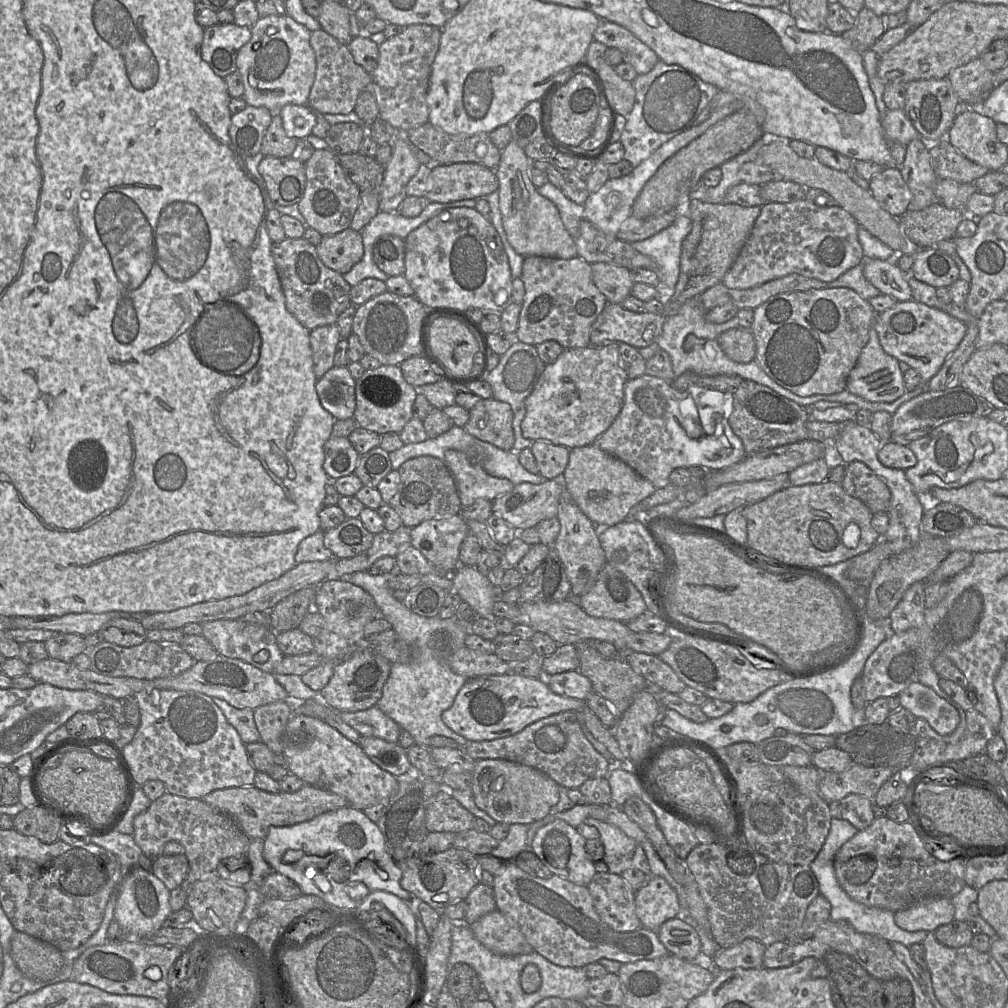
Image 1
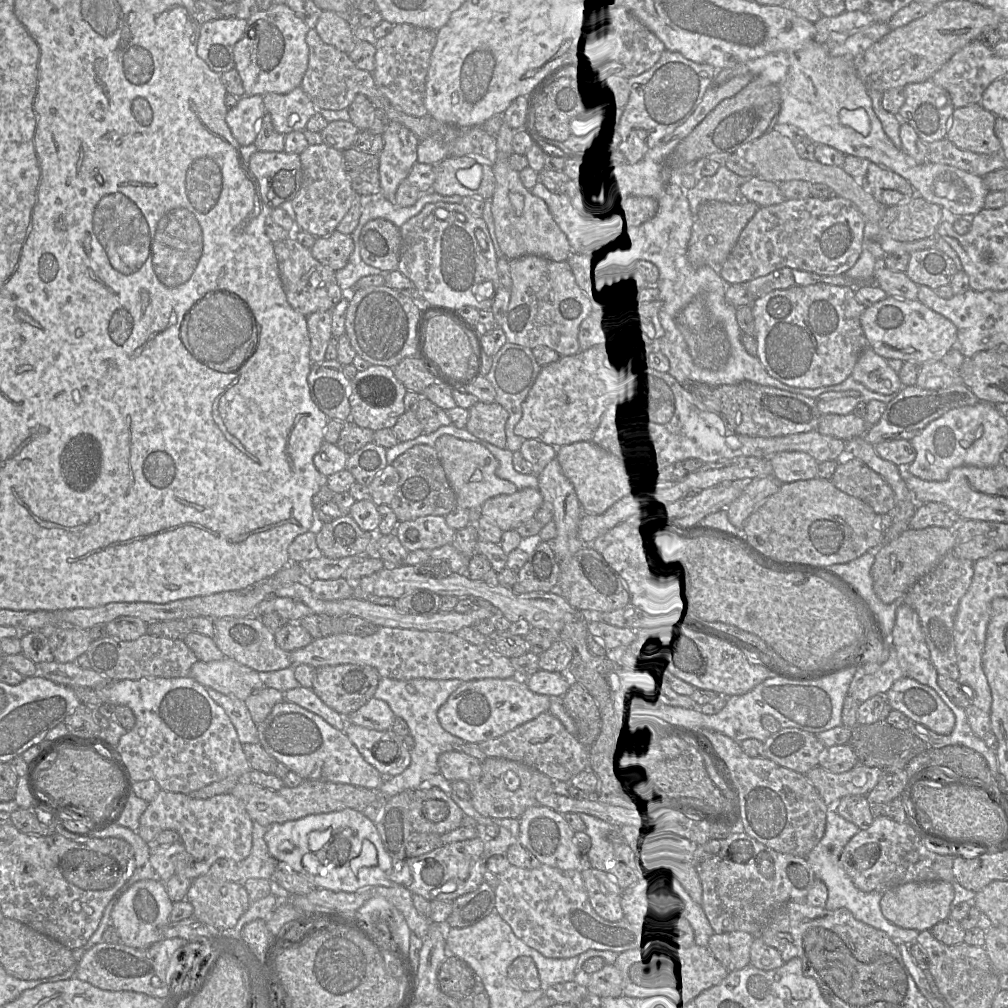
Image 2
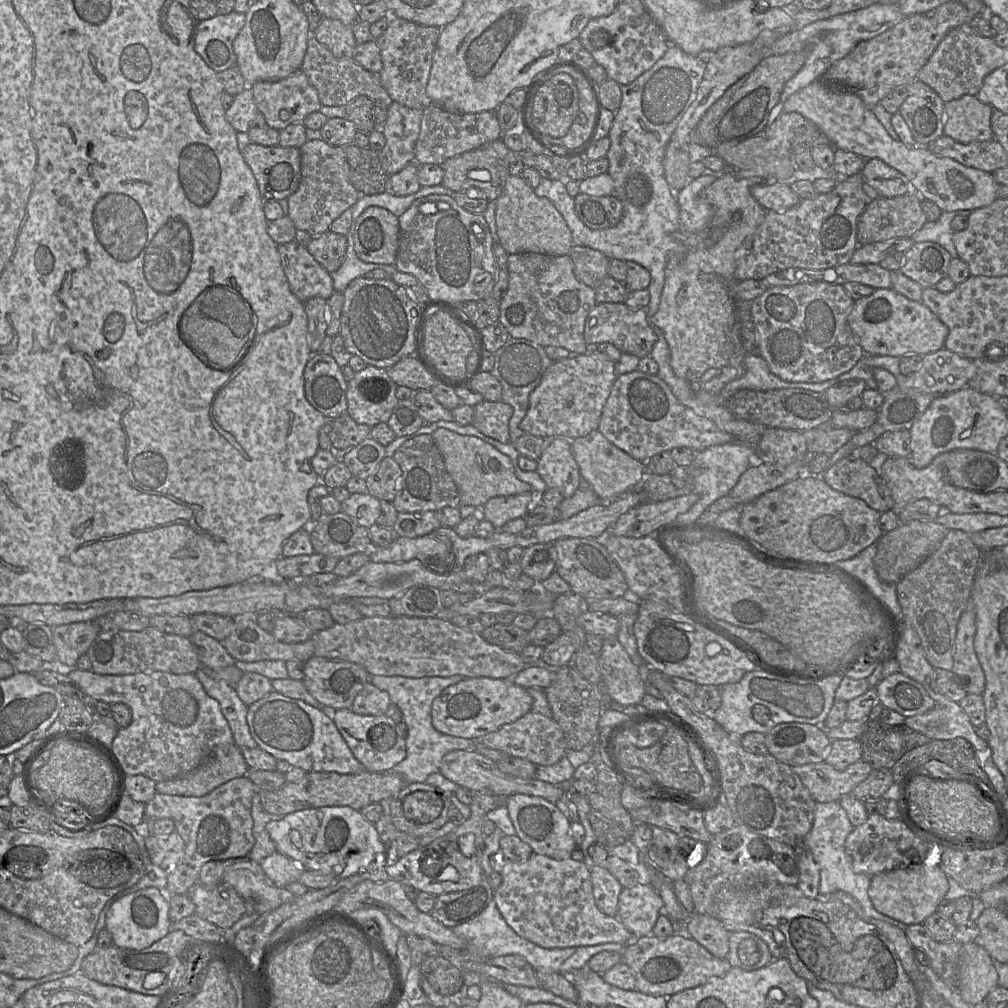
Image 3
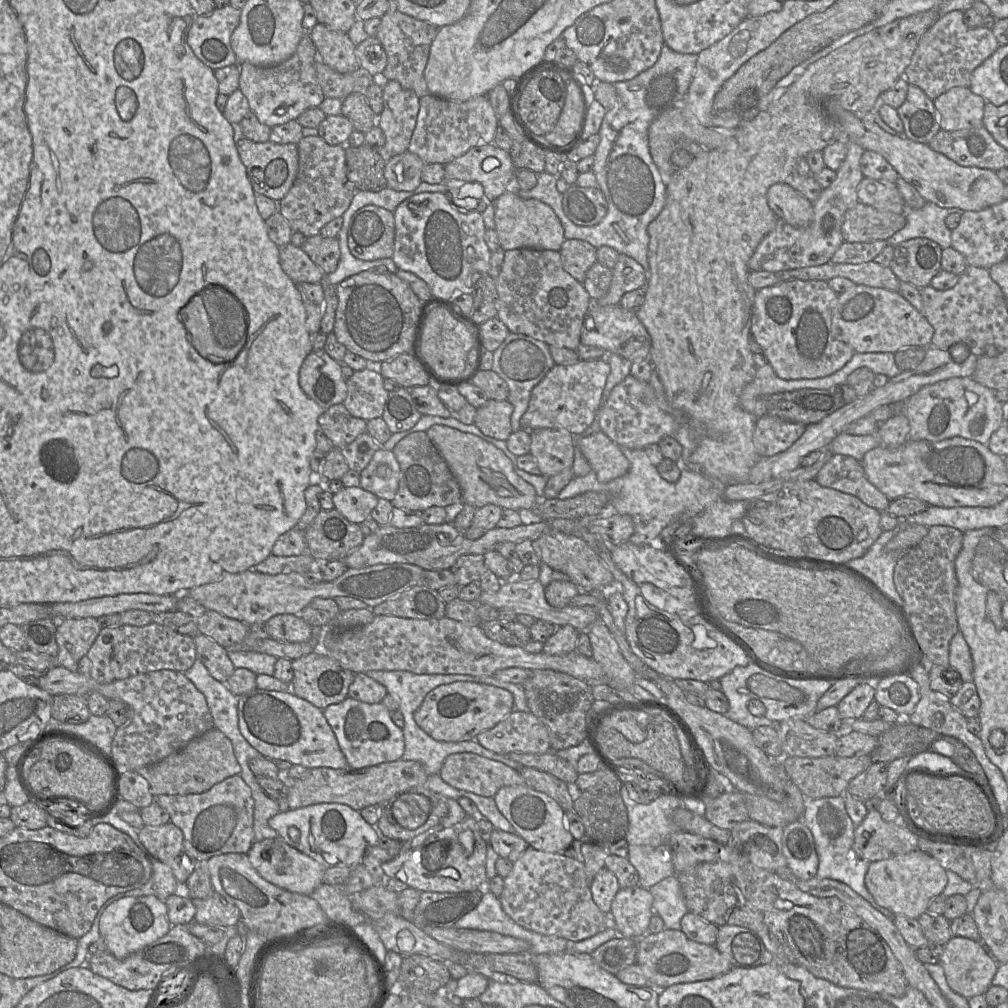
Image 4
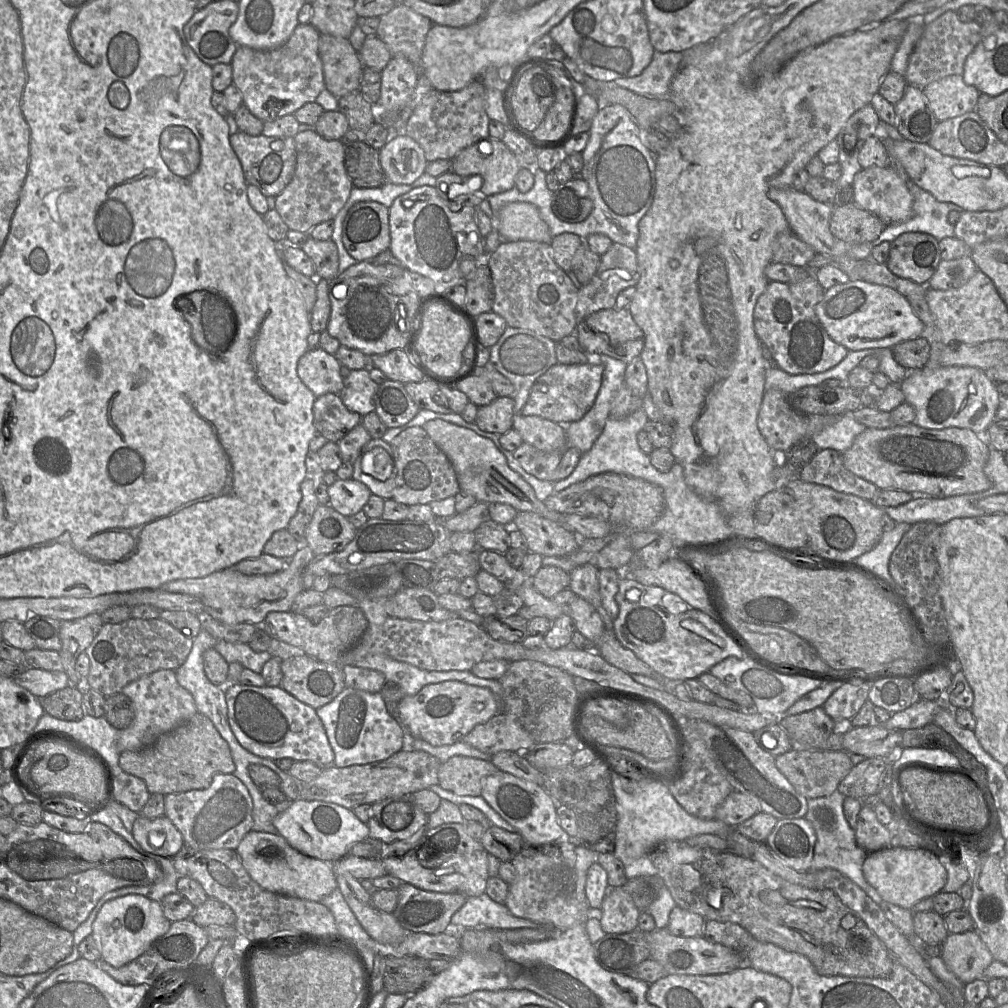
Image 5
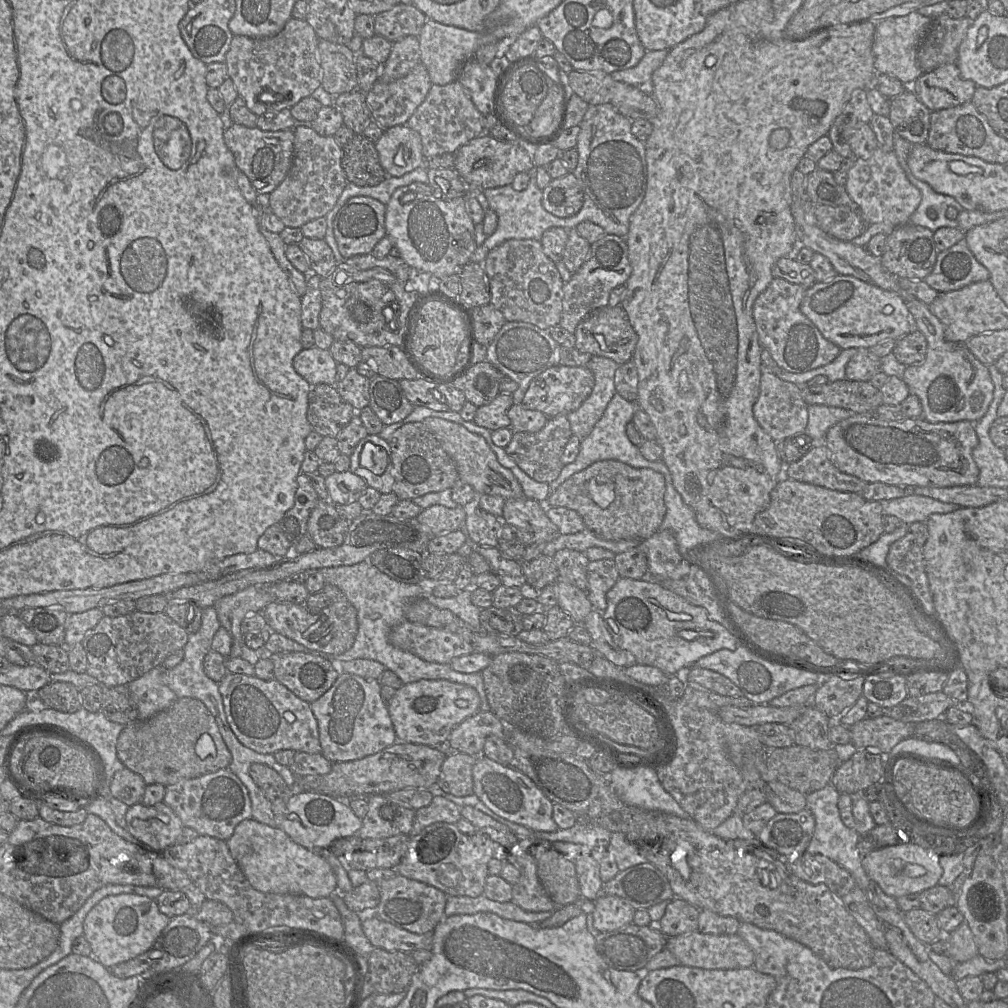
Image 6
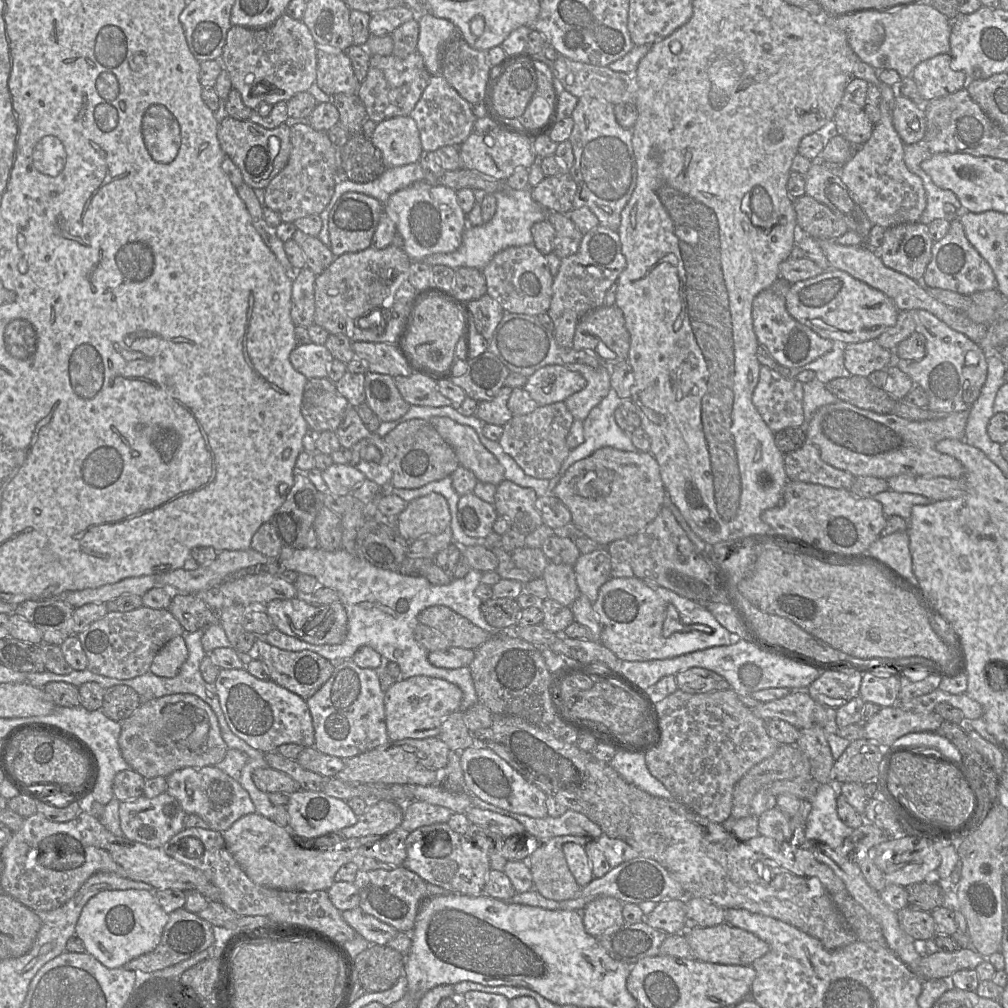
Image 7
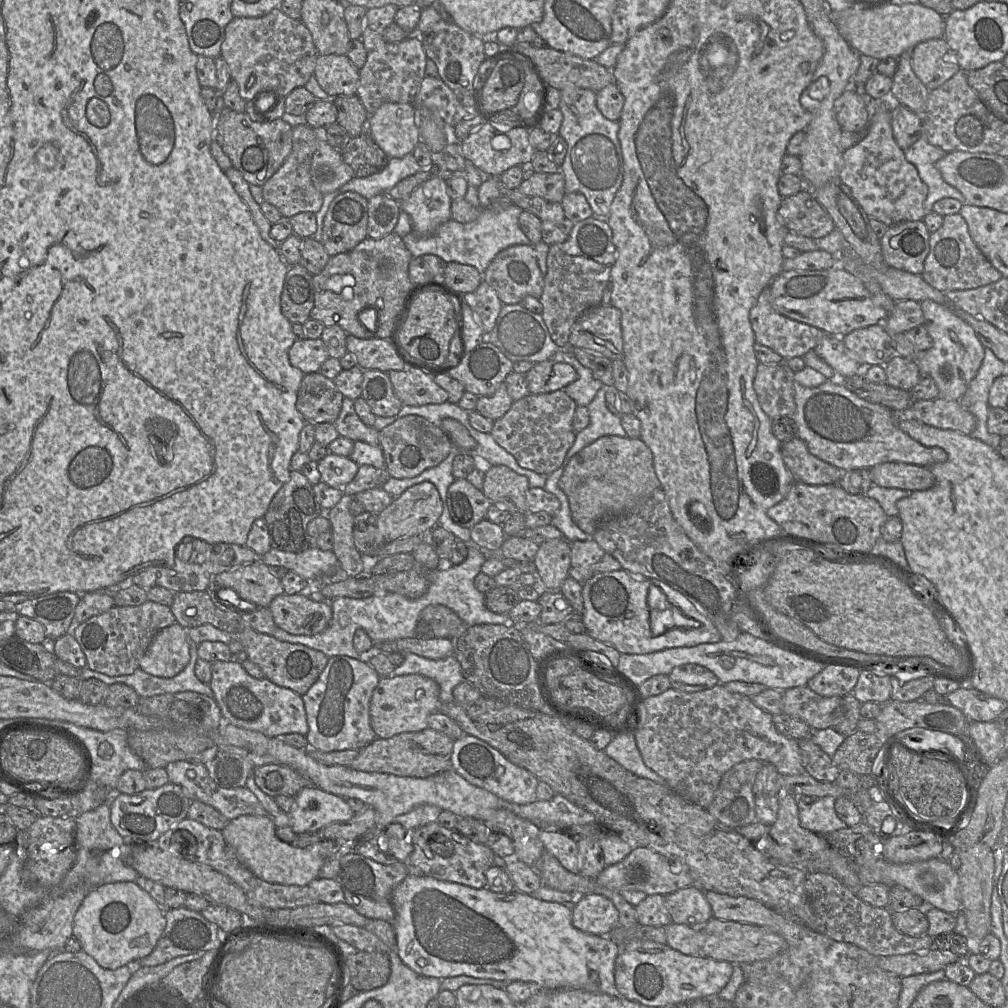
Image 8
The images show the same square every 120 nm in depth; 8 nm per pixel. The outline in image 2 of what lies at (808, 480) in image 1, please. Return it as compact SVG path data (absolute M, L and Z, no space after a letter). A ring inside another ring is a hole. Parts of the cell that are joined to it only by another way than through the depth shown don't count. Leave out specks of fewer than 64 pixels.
M785 451L770 458L774 476L782 483L809 480L817 477L818 461L799 451Z

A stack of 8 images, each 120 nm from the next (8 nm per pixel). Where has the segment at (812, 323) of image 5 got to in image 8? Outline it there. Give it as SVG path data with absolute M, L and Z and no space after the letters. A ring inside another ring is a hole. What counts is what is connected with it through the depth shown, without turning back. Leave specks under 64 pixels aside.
M769 287L757 299L750 310L750 322L755 335L756 343L766 346L784 359L803 357L819 344L824 332L806 323L792 320L778 313L770 303Z

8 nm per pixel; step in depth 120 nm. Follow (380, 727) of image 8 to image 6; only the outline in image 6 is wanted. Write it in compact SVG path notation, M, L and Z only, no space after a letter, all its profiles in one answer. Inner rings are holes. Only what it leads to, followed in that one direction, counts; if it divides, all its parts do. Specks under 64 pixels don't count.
M419 680L403 684L395 691L387 709L396 742L440 746L446 744L452 730L463 720L479 712L480 697L471 686L448 680Z

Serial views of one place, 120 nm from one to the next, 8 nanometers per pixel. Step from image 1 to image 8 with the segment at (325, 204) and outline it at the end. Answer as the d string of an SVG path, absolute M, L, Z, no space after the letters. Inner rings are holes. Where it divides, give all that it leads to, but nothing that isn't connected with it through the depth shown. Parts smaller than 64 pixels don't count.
M307 123L292 129L292 149L282 166L262 186L264 201L273 205L283 217L291 218L302 212L317 213L322 204L324 195L313 185L310 168L312 157L318 148L319 132Z

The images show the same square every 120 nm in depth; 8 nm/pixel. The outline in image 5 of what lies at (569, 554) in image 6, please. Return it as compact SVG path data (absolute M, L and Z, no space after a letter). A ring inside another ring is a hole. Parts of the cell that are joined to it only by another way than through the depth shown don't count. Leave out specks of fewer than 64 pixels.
M590 563L576 567L569 573L569 589L596 609L605 629L613 630L613 619L611 619L602 605L598 571L599 569Z

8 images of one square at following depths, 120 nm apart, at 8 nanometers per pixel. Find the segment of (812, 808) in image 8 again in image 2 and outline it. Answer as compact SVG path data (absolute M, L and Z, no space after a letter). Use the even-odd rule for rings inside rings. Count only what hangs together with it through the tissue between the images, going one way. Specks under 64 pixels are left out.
M829 807L826 815L825 833L819 843L806 856L807 862L812 867L816 878L824 882L827 886L828 899L825 907L828 910L846 908L857 920L885 932L898 943L916 943L916 938L919 934L918 930L899 927L884 917L880 908L882 893L859 890L843 869L840 862L841 852L859 830L855 824L840 816L834 807Z

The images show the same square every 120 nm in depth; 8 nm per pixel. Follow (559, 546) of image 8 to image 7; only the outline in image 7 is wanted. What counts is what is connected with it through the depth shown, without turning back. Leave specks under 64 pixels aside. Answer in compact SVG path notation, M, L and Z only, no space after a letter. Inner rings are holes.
M549 562L542 578L546 582L549 598L564 606L570 607L582 594L577 586L574 566Z

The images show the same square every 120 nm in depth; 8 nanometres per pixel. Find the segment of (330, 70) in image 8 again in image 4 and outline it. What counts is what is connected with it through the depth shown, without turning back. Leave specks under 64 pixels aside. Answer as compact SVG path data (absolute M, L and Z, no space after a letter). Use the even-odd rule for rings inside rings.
M318 23L308 34L316 47L318 56L331 69L345 74L360 68L355 55L356 47L347 33L333 31Z

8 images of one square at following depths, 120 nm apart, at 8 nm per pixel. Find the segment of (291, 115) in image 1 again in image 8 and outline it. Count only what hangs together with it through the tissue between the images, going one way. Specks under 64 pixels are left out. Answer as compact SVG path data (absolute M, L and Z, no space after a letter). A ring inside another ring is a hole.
M279 8L260 17L234 17L225 27L221 57L226 61L231 79L238 84L245 101L274 94L286 97L297 87L304 87L314 75L319 55L310 31L301 19L292 19Z

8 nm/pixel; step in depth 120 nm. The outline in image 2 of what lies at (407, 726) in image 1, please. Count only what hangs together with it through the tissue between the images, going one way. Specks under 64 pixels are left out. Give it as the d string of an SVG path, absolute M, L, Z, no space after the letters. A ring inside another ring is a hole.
M382 678L374 697L386 702L396 717L402 718L409 727L415 745L410 752L410 764L401 774L384 777L379 787L380 799L388 799L404 791L414 791L426 784L433 775L440 773L438 757L448 751L458 751L459 747L469 743L445 731L438 720L437 712L449 696L463 684L460 679L411 679L396 680Z

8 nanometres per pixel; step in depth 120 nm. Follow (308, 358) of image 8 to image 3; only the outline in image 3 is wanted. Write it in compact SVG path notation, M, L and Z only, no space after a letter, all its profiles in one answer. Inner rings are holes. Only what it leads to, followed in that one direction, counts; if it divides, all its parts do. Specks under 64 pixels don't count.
M312 353L304 369L305 396L328 420L346 413L347 383L331 355Z

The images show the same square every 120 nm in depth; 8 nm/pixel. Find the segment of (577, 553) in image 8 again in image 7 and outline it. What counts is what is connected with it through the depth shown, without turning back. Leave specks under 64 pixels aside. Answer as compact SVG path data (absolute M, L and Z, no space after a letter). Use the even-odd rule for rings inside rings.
M606 547L581 554L574 565L577 586L590 602L597 600L601 586L611 579L611 556Z

